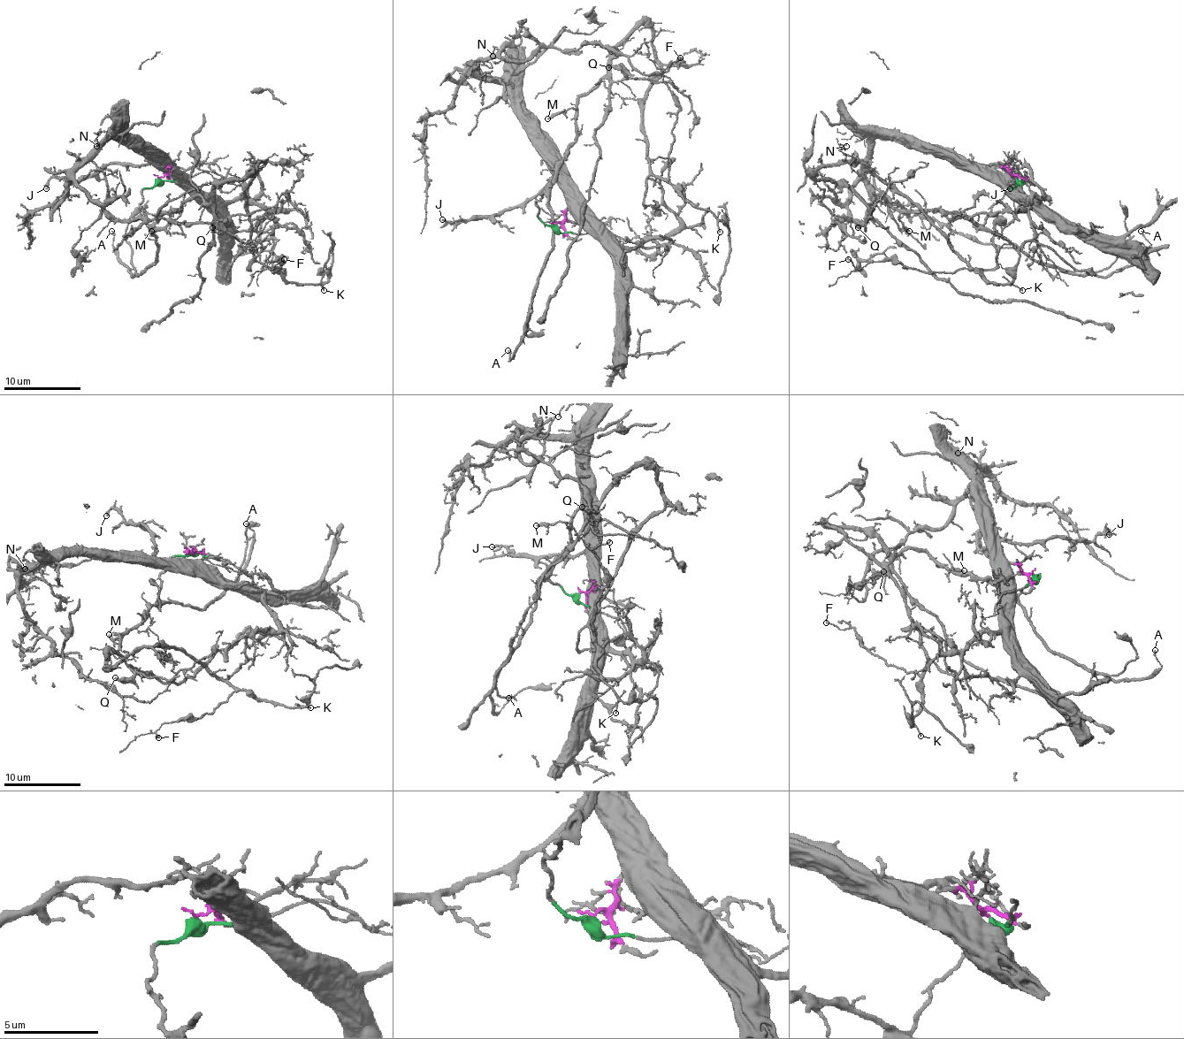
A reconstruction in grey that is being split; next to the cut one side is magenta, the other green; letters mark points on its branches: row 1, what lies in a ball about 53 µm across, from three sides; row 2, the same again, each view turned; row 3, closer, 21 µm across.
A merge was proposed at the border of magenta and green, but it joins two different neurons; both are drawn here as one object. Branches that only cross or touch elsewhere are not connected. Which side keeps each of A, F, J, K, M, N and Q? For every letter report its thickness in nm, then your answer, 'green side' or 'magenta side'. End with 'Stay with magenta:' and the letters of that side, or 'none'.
A: 140 nm thick; green side
F: 120 nm thick; green side
J: 190 nm thick; magenta side
K: 120 nm thick; green side
M: 280 nm thick; green side
N: 100 nm thick; magenta side
Q: 260 nm thick; green side
Stay with magenta: J, N

